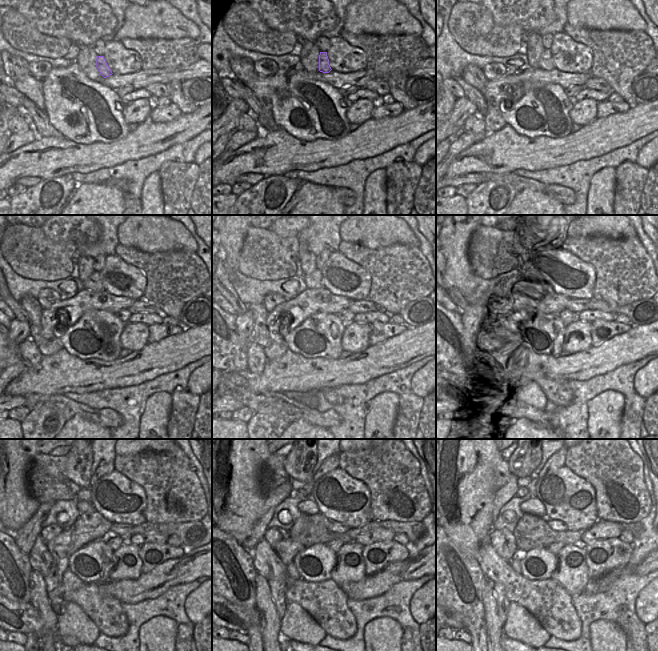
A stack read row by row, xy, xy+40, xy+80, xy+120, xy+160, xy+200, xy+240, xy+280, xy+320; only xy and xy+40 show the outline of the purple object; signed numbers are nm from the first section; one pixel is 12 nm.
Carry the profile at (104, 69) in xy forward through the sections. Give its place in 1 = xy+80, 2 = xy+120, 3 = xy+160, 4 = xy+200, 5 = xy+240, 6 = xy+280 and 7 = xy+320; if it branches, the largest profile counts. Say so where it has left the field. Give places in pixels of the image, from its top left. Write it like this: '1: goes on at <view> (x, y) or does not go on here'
1: goes on at xy+80 (545, 61)
2: goes on at xy+120 (94, 283)
3: goes on at xy+160 (314, 280)
4: goes on at xy+200 (534, 275)
5: goes on at xy+240 (84, 494)
6: goes on at xy+280 (306, 492)
7: goes on at xy+320 (521, 491)

